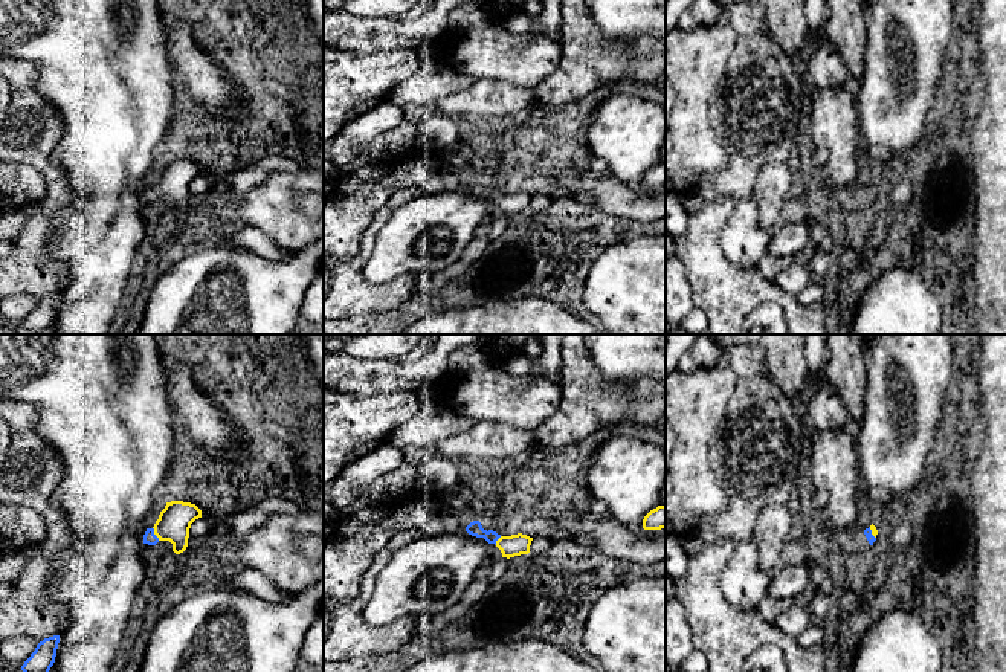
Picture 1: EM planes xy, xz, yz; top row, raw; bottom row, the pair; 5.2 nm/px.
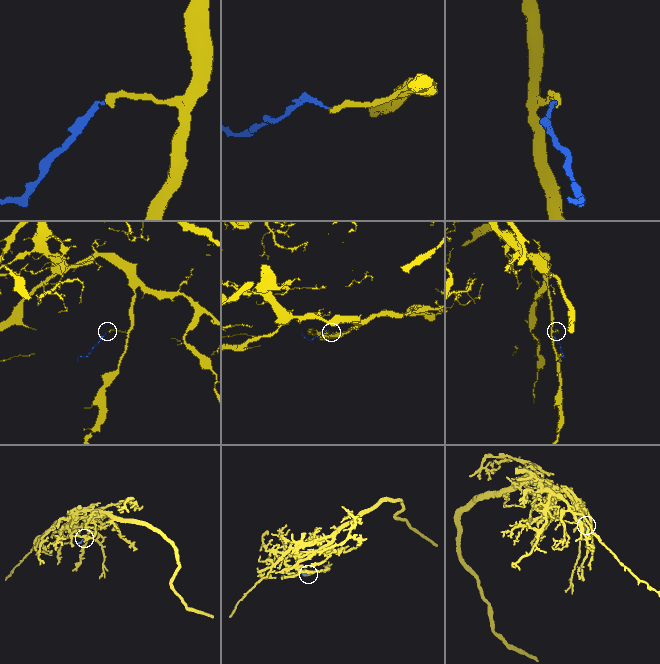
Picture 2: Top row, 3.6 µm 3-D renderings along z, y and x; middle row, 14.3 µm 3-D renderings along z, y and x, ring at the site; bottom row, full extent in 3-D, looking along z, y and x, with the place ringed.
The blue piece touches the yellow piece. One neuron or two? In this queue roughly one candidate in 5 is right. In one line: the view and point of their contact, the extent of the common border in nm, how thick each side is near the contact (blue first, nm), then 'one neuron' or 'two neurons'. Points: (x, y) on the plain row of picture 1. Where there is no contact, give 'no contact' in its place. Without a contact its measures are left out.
meets blue in xy at (153, 191); contact 80 nm long; 70 nm thick on the blue side, 180 nm on the other; one neuron

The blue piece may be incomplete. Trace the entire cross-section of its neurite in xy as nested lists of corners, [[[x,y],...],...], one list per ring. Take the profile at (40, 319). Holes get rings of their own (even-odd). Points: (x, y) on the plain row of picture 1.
[[[60,293],[40,299],[31,315],[21,324],[26,334],[46,334],[55,321]]]

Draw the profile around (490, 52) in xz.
[[[496,23],[484,27],[449,27],[440,37],[423,43],[424,49],[443,64],[456,73],[466,75],[475,81],[488,78],[507,81],[519,87],[534,89],[562,60],[562,44],[545,34],[513,35],[505,32]]]

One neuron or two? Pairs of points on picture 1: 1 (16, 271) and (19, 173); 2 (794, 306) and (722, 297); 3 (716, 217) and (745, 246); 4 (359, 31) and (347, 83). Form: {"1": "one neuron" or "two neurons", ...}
{"1": "two neurons", "2": "one neuron", "3": "two neurons", "4": "two neurons"}

